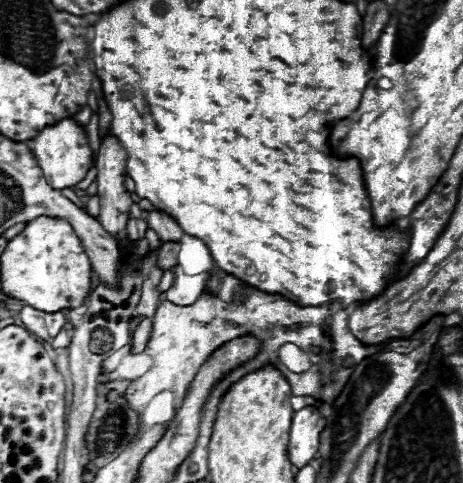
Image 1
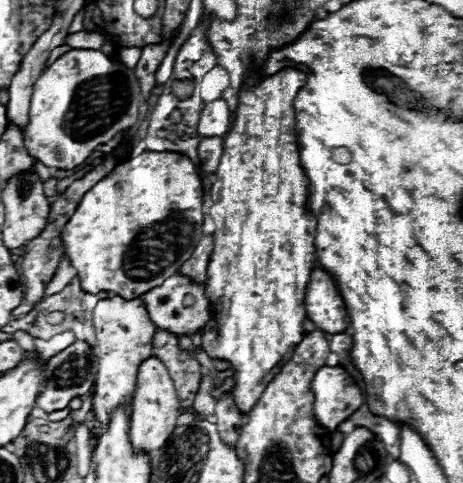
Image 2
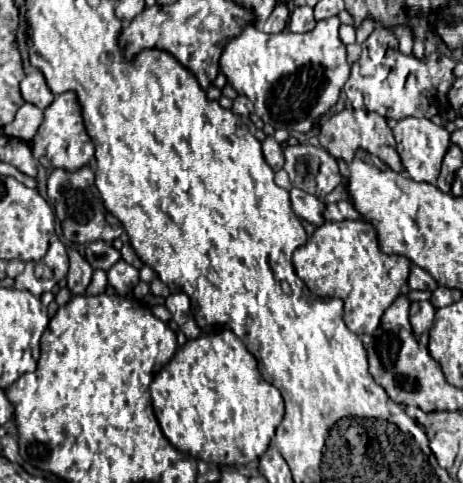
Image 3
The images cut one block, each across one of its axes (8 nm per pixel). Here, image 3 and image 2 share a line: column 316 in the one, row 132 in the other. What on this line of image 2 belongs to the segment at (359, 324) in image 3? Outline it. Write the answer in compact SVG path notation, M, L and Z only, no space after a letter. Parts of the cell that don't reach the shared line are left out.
M252 68L248 72L248 80L242 84L240 88L240 96L238 96L238 108L236 108L236 116L234 116L234 124L230 128L230 132L224 138L224 150L222 150L222 158L220 158L220 166L214 174L214 184L208 190L208 214L212 216L216 230L214 230L214 250L210 256L210 264L208 264L208 276L206 276L206 296L212 302L220 302L222 310L216 314L216 320L210 322L212 332L206 332L202 338L202 348L208 356L212 358L222 358L228 360L232 366L230 370L236 370L234 378L236 378L236 386L230 390L230 394L234 396L236 406L240 408L240 412L246 416L252 406L256 404L256 400L262 396L264 388L268 386L268 382L276 376L276 372L282 366L282 358L286 358L286 354L304 338L304 320L306 320L306 308L304 308L304 294L306 294L306 284L310 280L310 272L314 268L316 262L316 244L314 244L314 236L316 236L316 216L310 214L306 210L308 204L308 176L304 174L304 168L300 164L300 152L298 152L298 140L296 140L296 110L294 110L294 98L298 94L298 90L306 84L306 74L296 70L296 68L284 68L272 76L262 76L260 70Z

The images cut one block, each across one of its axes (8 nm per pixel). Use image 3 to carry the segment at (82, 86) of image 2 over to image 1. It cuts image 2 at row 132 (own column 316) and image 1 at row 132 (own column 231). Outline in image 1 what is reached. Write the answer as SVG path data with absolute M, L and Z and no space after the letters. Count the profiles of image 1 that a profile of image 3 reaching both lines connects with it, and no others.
M68 118L54 124L54 126L44 128L30 142L30 148L36 154L36 162L44 170L44 176L54 190L74 188L78 182L84 180L86 172L92 168L92 150L88 146L86 132L82 126L78 126L74 120L68 120Z

